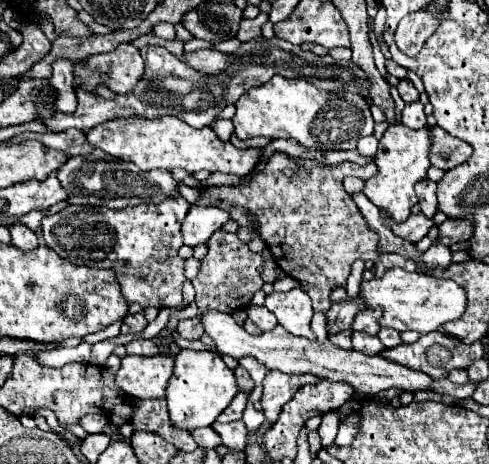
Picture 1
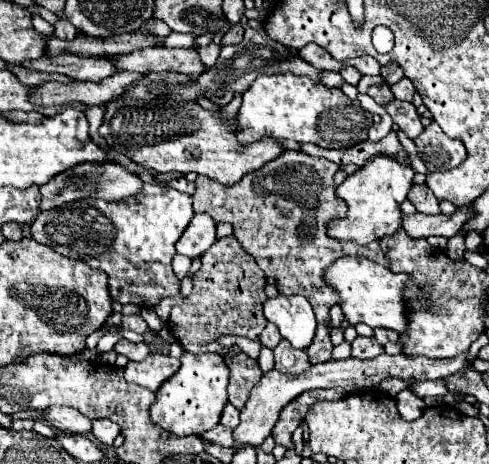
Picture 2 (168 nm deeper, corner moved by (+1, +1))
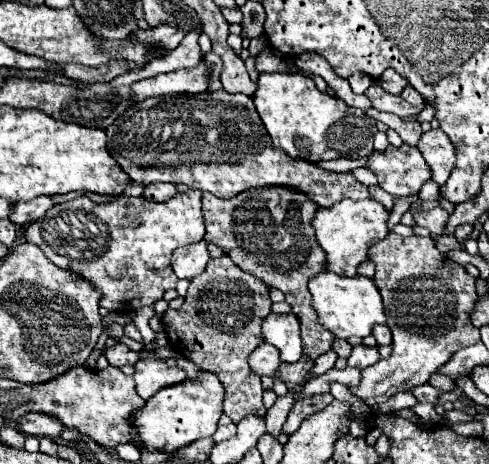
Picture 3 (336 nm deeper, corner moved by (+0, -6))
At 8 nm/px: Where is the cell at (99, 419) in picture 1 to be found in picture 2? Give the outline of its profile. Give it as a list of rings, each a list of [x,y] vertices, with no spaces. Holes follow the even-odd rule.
[[[55,405],[49,411],[45,411],[45,419],[49,421],[49,425],[53,425],[63,433],[79,433],[79,435],[91,433],[91,419],[71,407]]]

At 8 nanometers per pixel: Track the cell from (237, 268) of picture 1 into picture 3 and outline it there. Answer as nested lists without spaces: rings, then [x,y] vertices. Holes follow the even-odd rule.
[[[222,256],[210,260],[206,270],[190,282],[182,308],[166,310],[162,318],[170,348],[220,380],[224,386],[224,414],[234,424],[250,414],[266,416],[260,376],[248,372],[248,356],[262,344],[260,324],[270,314],[270,306],[268,286],[236,268],[230,256]]]

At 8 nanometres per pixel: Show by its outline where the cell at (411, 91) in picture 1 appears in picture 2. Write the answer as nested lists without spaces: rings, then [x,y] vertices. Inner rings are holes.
[[[403,77],[399,83],[391,85],[391,93],[395,95],[395,99],[401,99],[401,101],[411,101],[411,99],[413,99],[413,93],[415,93],[415,87],[413,87],[411,79]]]

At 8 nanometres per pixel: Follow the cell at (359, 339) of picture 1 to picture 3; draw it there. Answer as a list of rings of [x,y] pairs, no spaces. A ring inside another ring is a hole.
[[[354,346],[352,348],[352,356],[348,358],[348,366],[356,366],[356,368],[368,368],[372,364],[376,364],[380,360],[378,348],[368,348],[368,346]]]

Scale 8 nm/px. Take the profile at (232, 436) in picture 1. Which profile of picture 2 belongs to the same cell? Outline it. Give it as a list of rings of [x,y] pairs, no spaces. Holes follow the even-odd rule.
[[[221,423],[215,425],[213,429],[209,429],[207,433],[203,433],[201,437],[207,439],[207,441],[211,441],[211,443],[219,443],[219,445],[223,445],[223,447],[233,447],[233,445],[235,445],[233,429],[225,427],[225,425],[221,425]]]

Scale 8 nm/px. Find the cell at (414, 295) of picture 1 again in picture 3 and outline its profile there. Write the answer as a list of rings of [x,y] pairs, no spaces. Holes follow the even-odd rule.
[[[320,272],[308,282],[308,290],[312,294],[312,308],[318,314],[318,322],[332,332],[336,338],[366,338],[372,332],[374,324],[384,324],[386,316],[382,310],[380,292],[372,278],[364,276],[338,276],[334,272]]]

